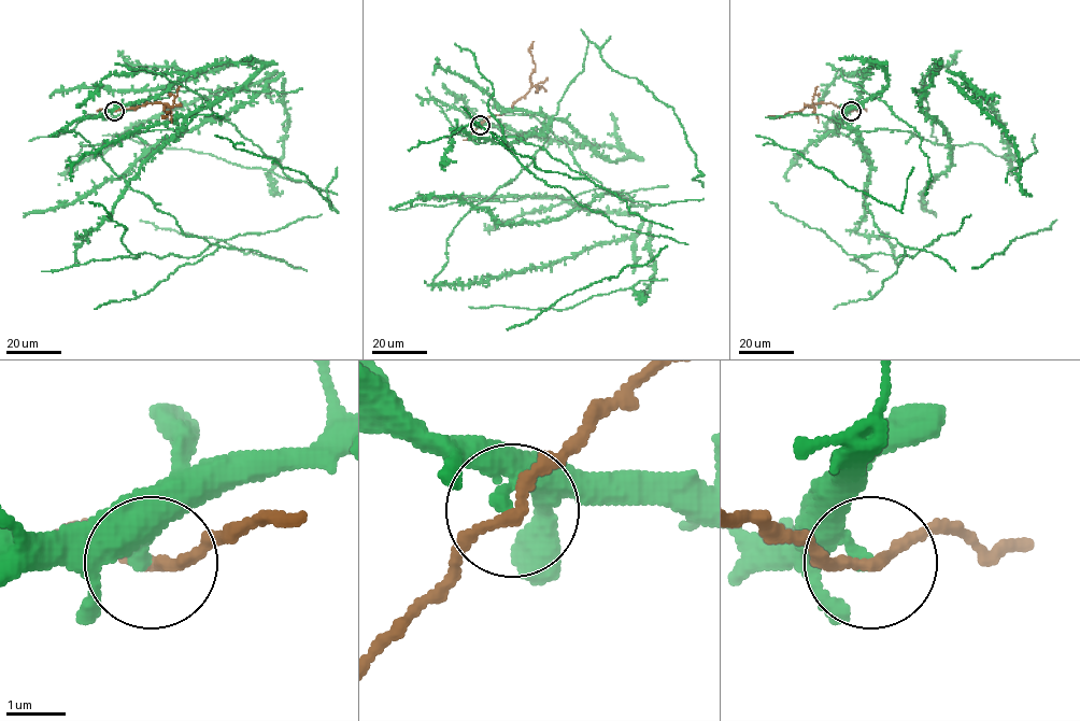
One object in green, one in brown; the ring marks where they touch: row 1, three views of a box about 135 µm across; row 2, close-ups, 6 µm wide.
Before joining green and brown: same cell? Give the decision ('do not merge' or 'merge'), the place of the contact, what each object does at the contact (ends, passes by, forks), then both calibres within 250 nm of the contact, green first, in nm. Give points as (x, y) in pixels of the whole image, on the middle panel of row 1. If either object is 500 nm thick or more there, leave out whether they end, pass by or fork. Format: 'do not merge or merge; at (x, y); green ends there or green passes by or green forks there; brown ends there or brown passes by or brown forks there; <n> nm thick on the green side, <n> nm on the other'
do not merge; at (480, 125); green ends there; brown passes by; 260 nm thick on the green side, 180 nm on the other

